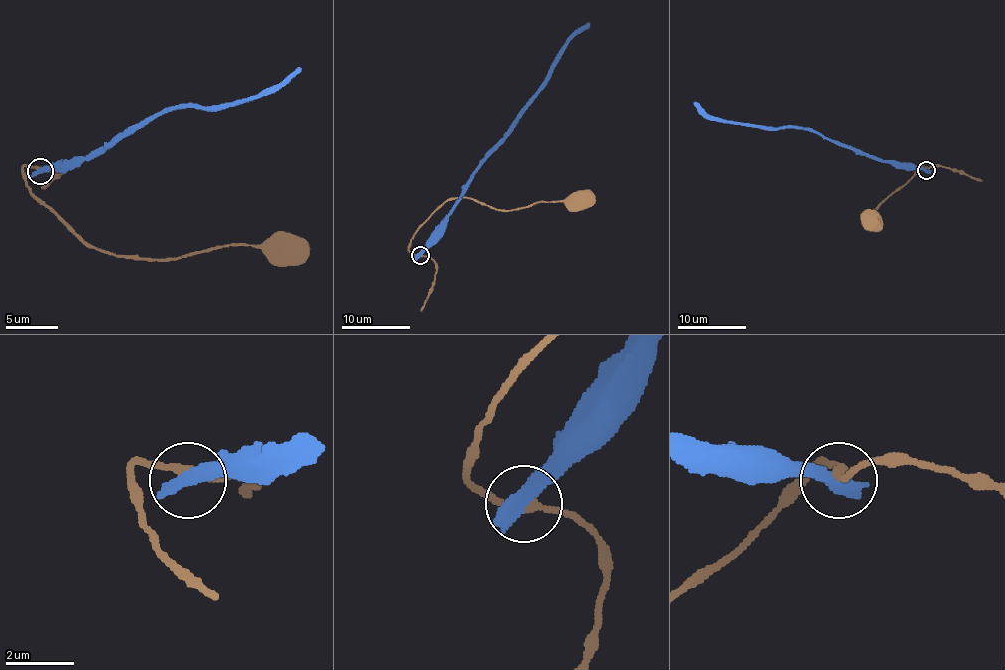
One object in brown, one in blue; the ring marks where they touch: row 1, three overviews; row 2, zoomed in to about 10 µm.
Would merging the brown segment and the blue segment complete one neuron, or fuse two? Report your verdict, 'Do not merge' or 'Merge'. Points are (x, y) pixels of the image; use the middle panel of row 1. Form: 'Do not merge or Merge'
Do not merge

